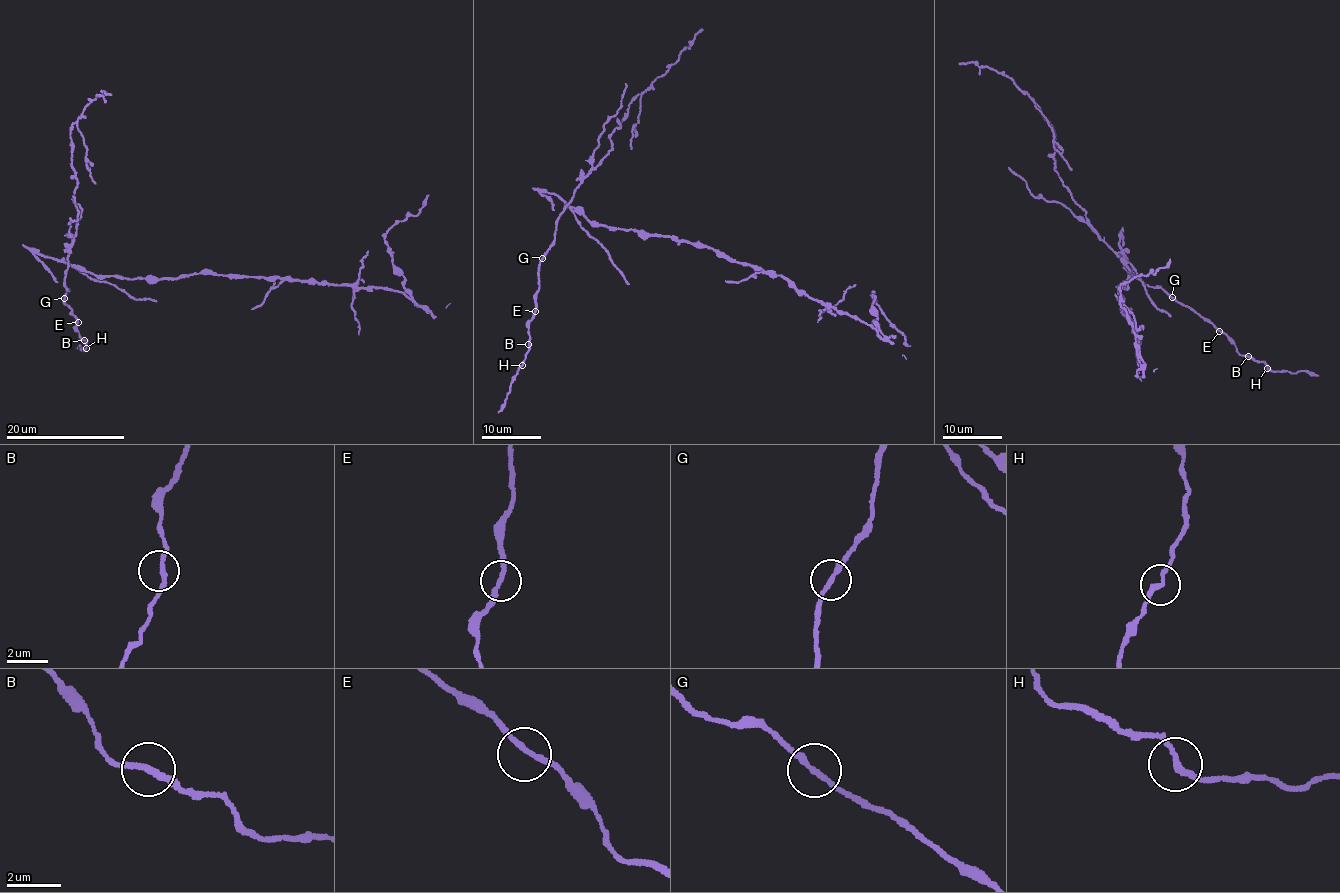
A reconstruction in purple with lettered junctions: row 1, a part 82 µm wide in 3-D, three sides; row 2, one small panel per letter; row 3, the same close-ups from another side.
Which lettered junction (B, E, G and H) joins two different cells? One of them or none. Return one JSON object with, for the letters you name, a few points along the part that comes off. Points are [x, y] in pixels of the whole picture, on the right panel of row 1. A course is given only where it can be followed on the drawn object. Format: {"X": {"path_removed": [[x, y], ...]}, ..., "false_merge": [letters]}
{"G": {"path_removed": [[1172, 297], [1120, 257], [1129, 272], [1117, 291], [1121, 313], [1138, 346], [1120, 286], [1170, 258]]}, "false_merge": ["G"]}

